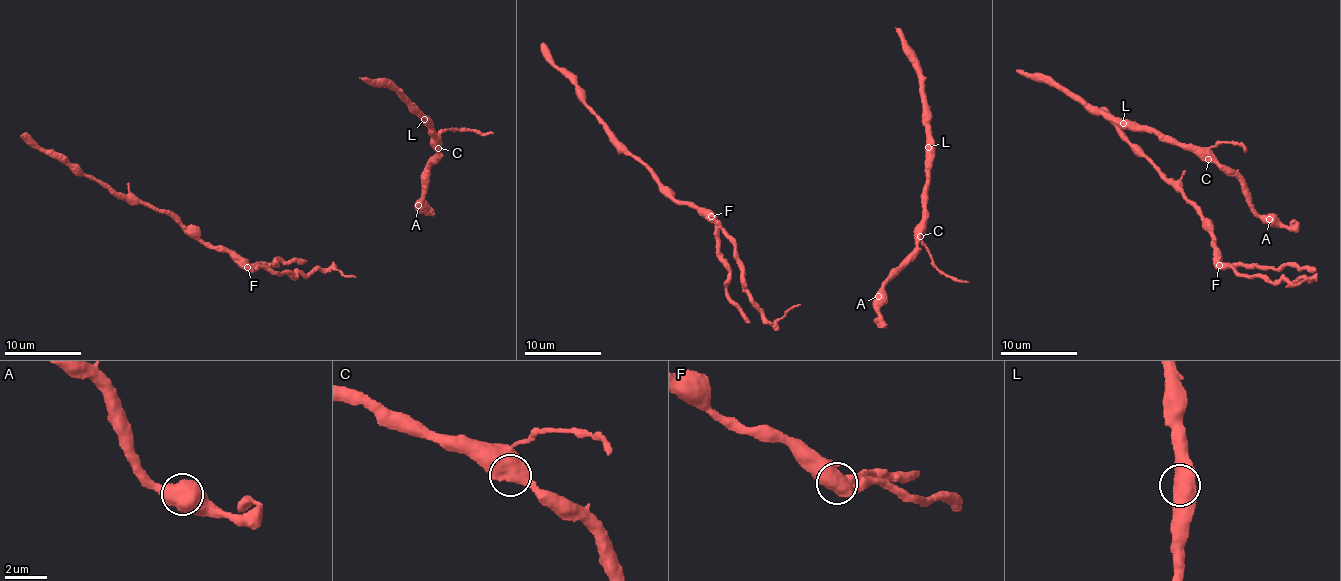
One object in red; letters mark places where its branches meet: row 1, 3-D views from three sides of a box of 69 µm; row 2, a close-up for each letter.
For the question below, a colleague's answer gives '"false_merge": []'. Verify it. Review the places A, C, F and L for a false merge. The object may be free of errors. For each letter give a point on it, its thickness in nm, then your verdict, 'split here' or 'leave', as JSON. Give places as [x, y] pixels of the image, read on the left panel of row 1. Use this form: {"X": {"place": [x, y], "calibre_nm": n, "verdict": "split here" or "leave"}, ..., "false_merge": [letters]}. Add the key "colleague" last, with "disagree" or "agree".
{"A": {"place": [418, 205], "calibre_nm": 650, "verdict": "leave"}, "C": {"place": [438, 148], "calibre_nm": 600, "verdict": "leave"}, "F": {"place": [247, 267], "calibre_nm": 750, "verdict": "split here"}, "L": {"place": [424, 119], "calibre_nm": 550, "verdict": "leave"}, "false_merge": ["F"], "colleague": "disagree"}

